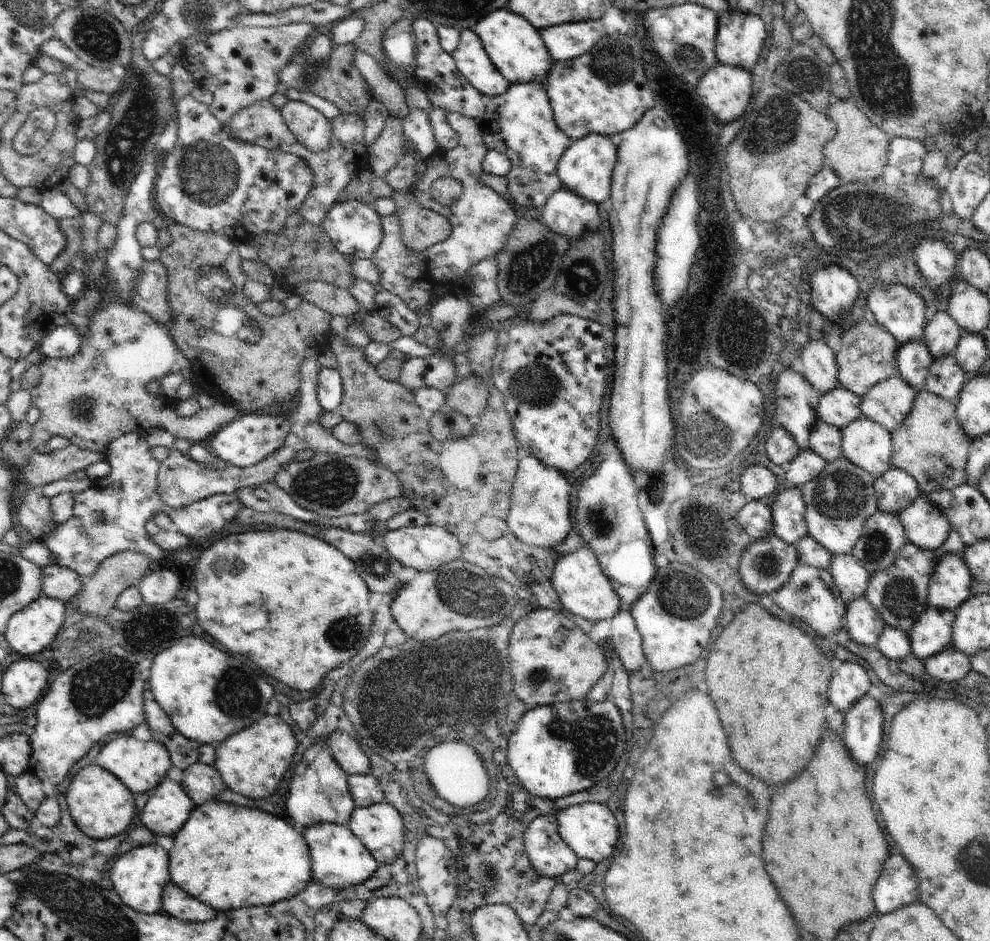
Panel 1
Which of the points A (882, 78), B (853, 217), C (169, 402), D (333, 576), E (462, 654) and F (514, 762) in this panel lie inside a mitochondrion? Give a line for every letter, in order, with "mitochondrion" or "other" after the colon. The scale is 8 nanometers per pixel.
A: mitochondrion
B: mitochondrion
C: other
D: other
E: mitochondrion
F: other

